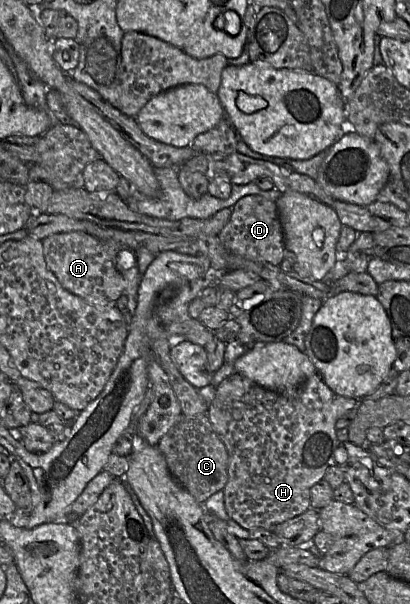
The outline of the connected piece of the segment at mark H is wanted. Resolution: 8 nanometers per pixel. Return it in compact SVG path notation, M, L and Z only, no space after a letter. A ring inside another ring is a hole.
M238 373L224 379L216 388L207 417L228 452L228 481L223 492L230 518L247 530L262 528L274 532L281 523L311 508L311 487L324 477L329 466L336 465L334 452L340 443L336 421L359 403L358 399L333 392L318 373L291 393L266 389Z

